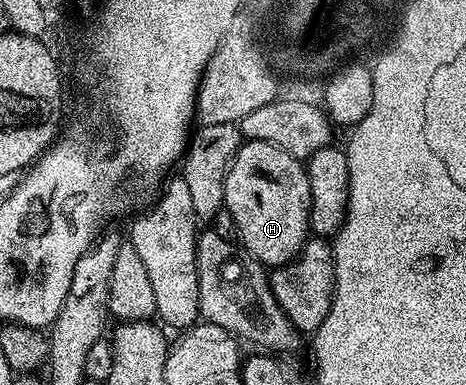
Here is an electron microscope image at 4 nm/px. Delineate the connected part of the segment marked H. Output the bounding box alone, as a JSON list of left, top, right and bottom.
[224,140,310,269]

